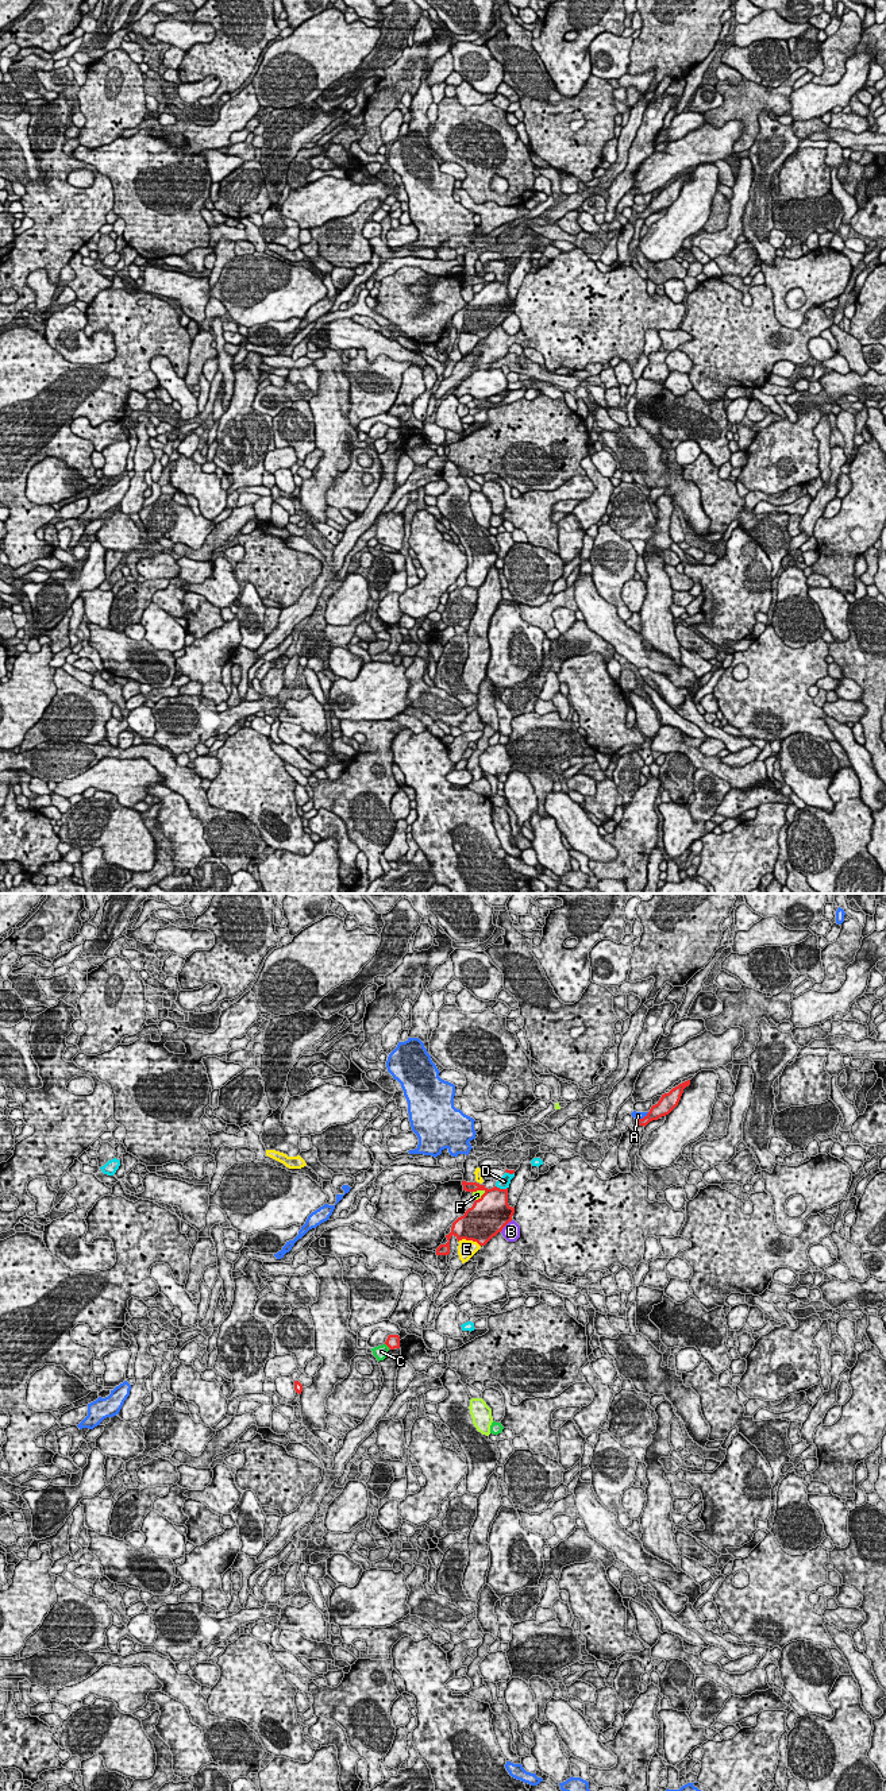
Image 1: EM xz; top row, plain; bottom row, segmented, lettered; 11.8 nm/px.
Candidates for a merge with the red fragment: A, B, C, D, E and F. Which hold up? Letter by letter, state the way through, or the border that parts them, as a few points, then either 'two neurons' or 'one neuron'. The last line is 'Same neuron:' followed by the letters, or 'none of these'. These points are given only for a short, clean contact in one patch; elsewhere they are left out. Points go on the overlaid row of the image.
A: two neurons
B: two neurons
C: along xz (385, 1343), (389, 1347) | two neurons
D: two neurons
E: two neurons
F: two neurons
Same neuron: none of these

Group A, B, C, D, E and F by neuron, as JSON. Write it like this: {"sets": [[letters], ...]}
{"sets": [["A"], ["B"], ["C"], ["D"], ["E"], ["F"]]}

